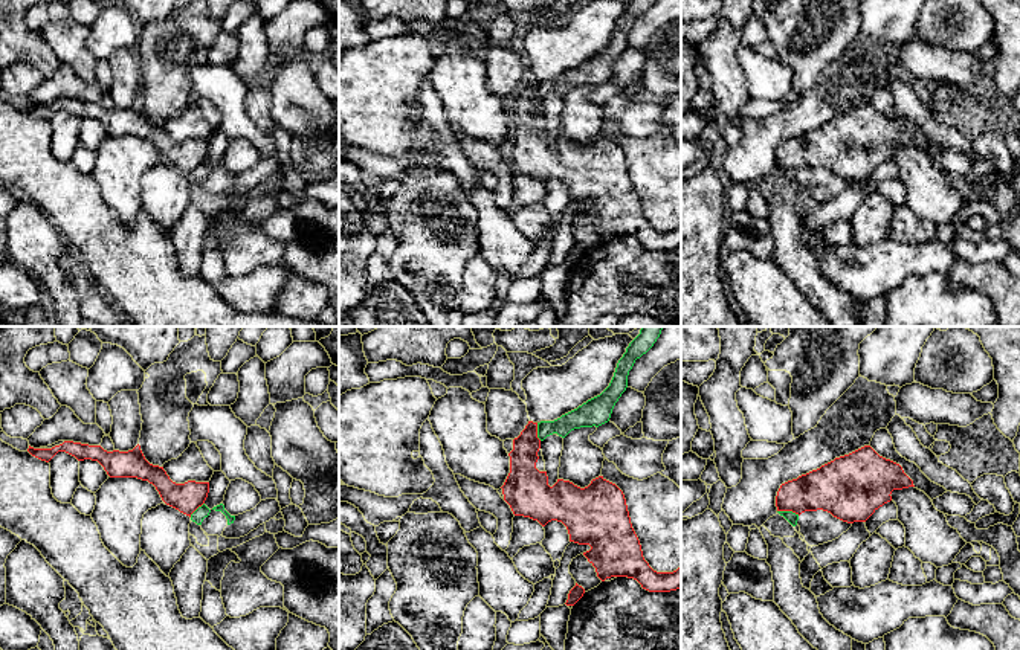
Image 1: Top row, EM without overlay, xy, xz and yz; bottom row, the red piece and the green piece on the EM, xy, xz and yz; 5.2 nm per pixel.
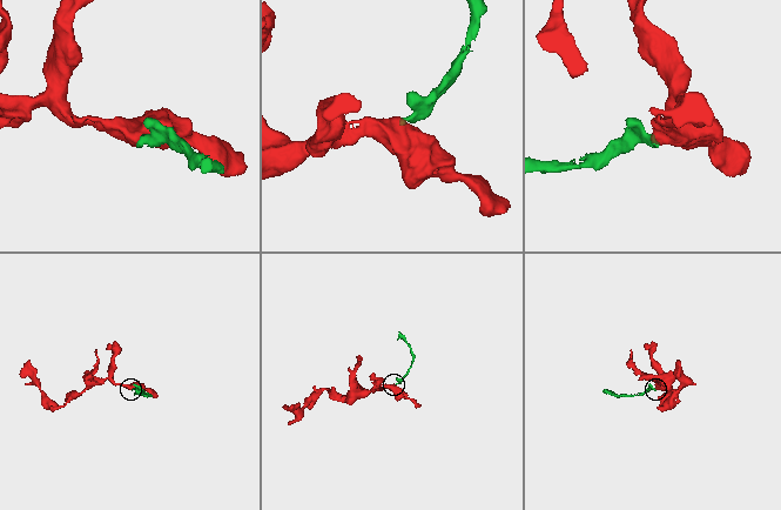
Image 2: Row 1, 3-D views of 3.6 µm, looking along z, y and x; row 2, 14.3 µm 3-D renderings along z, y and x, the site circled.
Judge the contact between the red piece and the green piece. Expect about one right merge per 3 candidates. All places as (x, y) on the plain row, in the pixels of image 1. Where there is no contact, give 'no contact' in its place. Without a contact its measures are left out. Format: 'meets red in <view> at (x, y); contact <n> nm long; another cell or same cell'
meets red in yz at (788, 168); contact 120 nm long; another cell

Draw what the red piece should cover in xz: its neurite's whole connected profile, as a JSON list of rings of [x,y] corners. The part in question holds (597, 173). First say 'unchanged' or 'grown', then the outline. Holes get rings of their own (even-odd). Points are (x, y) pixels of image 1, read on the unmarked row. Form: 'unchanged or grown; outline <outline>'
unchanged; outline [[[528,79],[513,98],[510,131],[501,145],[515,174],[530,175],[542,185],[562,180],[570,200],[591,204],[583,214],[602,240],[628,235],[649,250],[681,247],[681,226],[657,230],[644,218],[625,153],[615,142],[599,134],[585,146],[563,137],[550,145],[547,130],[536,127],[539,107],[537,81]]]

